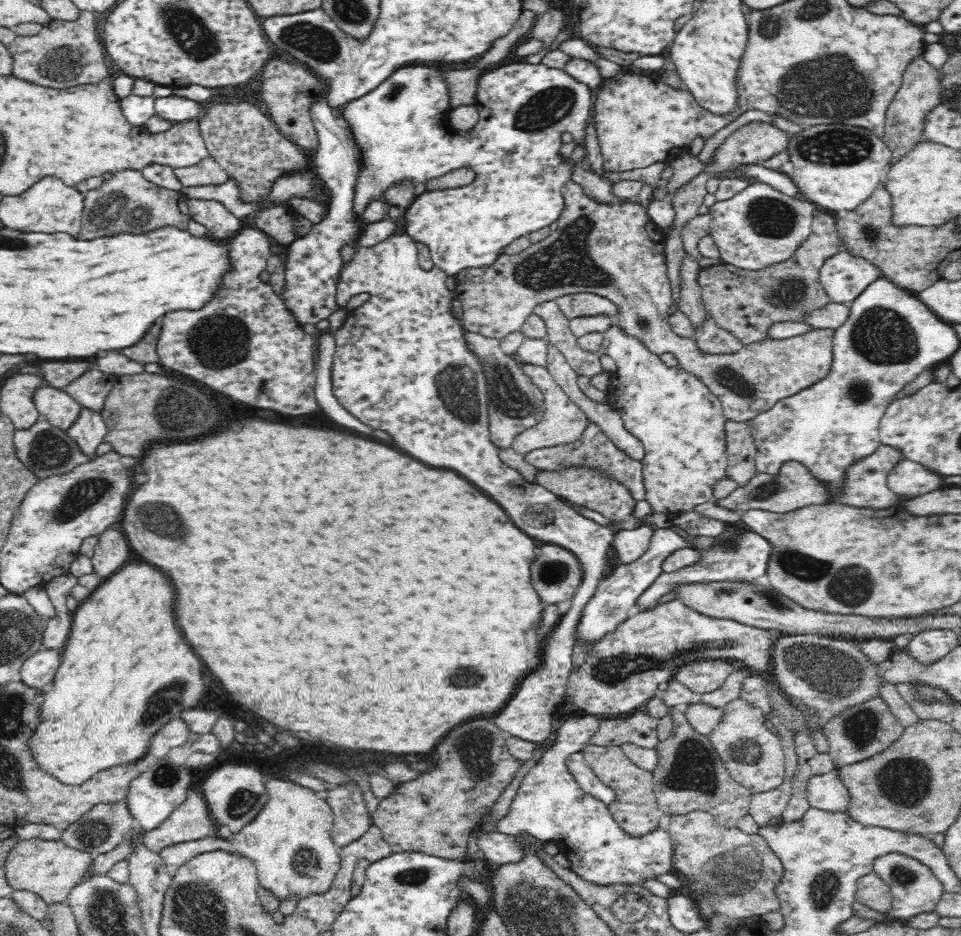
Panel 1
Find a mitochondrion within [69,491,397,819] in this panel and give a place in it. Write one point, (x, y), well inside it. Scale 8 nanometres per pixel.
(165, 520)

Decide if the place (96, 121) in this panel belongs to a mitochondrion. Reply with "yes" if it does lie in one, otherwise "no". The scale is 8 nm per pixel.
no

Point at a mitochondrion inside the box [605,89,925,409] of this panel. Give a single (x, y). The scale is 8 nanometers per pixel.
(883, 336)

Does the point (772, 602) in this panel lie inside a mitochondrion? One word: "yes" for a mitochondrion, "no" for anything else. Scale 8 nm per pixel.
yes

